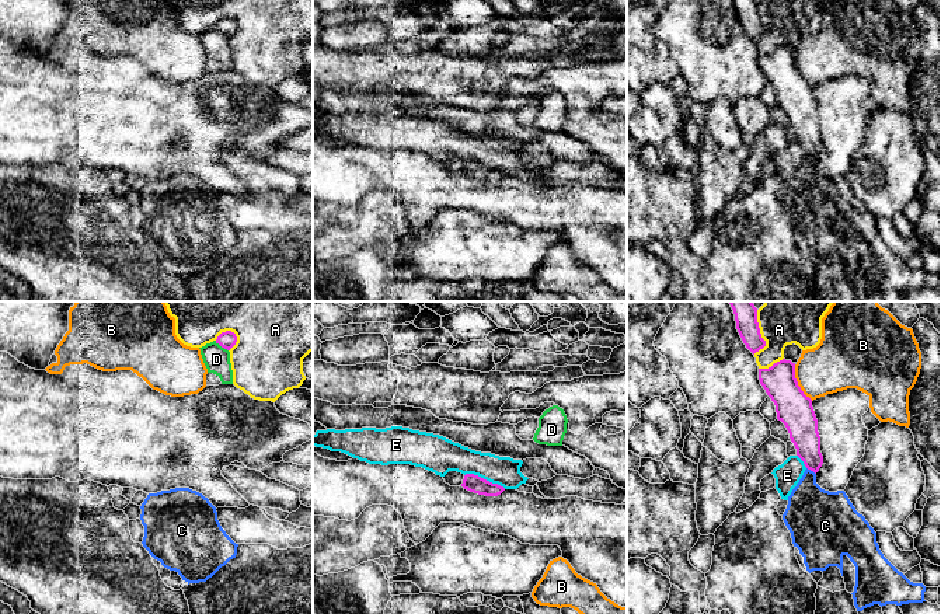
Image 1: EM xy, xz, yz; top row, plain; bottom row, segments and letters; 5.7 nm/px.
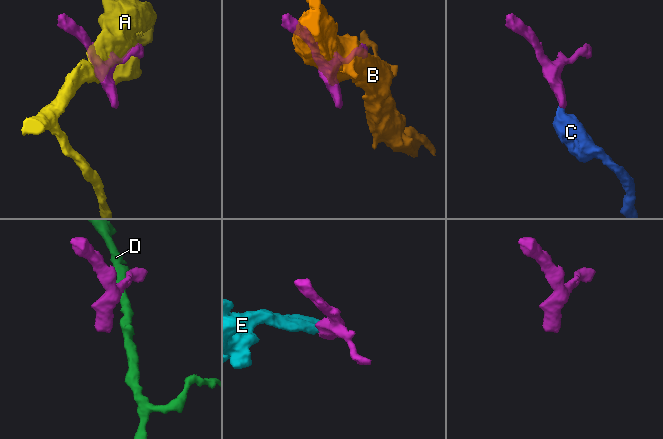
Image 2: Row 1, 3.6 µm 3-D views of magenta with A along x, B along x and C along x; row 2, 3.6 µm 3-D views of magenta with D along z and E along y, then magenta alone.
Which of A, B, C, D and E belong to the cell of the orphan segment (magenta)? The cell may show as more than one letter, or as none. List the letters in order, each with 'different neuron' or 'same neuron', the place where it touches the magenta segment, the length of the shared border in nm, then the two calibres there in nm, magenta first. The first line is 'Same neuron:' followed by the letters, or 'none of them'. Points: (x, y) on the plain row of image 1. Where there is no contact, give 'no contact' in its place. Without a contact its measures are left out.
Same neuron: C
A: different neuron; contact yz (760, 21); length 240 nm; calibres 130 and 190 nm
B: different neuron; contact yz (797, 69); length 240 nm; calibres 200 and 300 nm
C: same neuron; contact yz (811, 156); length 70 nm; calibres 170 and 300 nm
D: different neuron; contact xy (222, 32); length 100 nm; calibres 100 and 150 nm
E: different neuron; contact xz (485, 166); length 260 nm; calibres 100 and 170 nm

